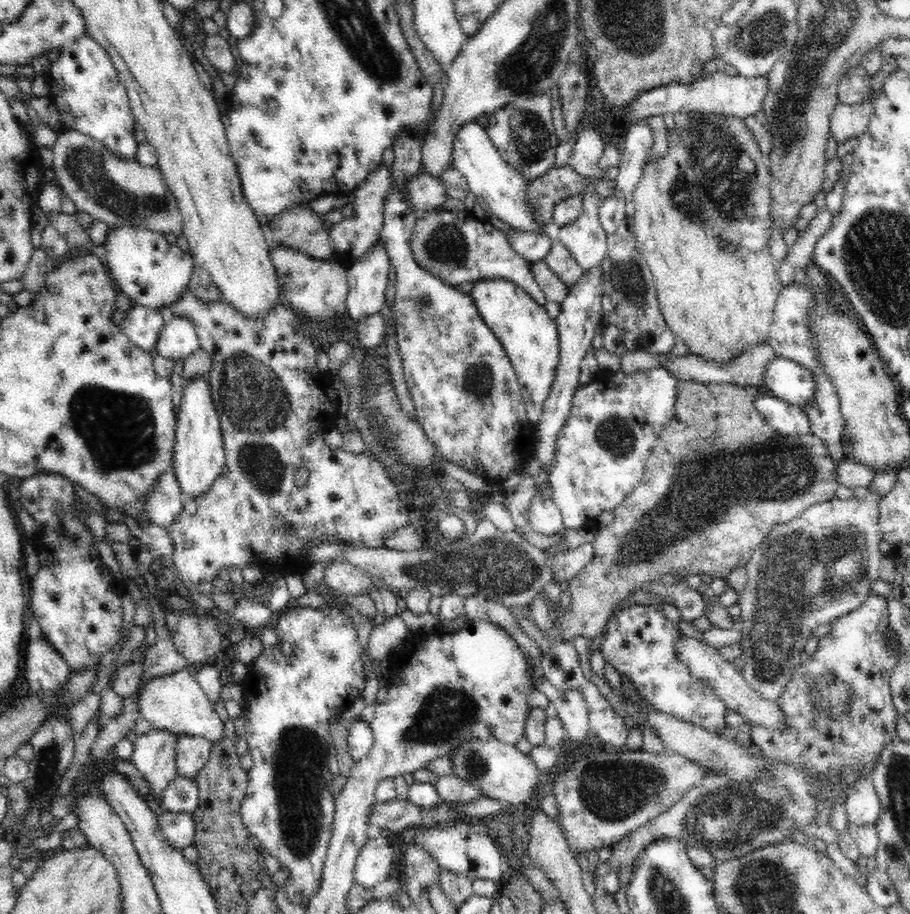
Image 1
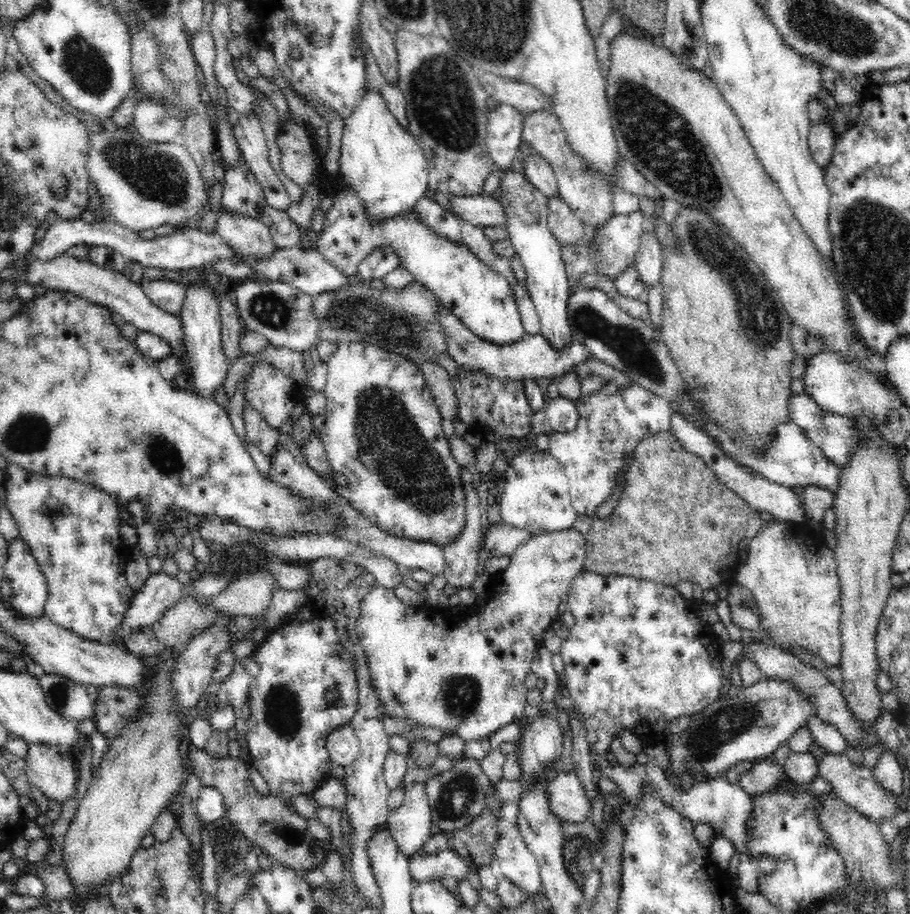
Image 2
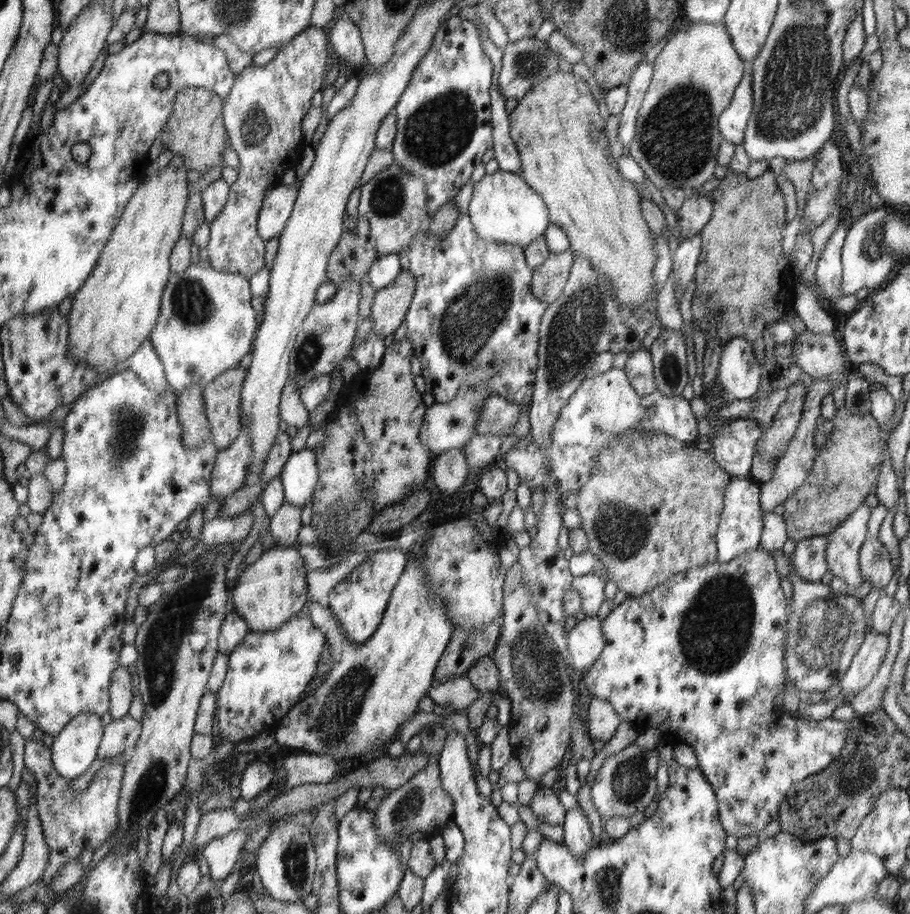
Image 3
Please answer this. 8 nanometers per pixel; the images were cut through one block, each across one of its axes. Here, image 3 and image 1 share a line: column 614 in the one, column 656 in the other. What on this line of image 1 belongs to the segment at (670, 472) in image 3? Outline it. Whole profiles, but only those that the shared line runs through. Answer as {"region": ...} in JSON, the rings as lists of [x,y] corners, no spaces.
{"region":[[[677,379],[678,398],[674,410],[674,418],[662,430],[656,446],[652,449],[652,454],[648,458],[645,465],[645,472],[639,485],[631,490],[631,493],[617,506],[614,510],[614,518],[605,527],[599,529],[592,542],[594,547],[594,558],[586,564],[570,580],[569,592],[571,594],[571,603],[565,612],[555,615],[554,624],[558,624],[557,628],[561,630],[561,636],[564,642],[572,642],[576,636],[584,636],[590,641],[604,630],[605,624],[614,612],[614,608],[624,600],[629,602],[636,591],[639,589],[648,589],[650,582],[660,582],[664,576],[681,574],[688,576],[690,574],[700,574],[704,572],[710,574],[712,578],[723,578],[727,580],[728,575],[736,567],[744,567],[748,559],[758,549],[758,546],[766,539],[766,536],[772,532],[774,526],[786,524],[800,516],[810,506],[814,506],[829,500],[835,496],[836,489],[840,484],[836,482],[836,462],[830,456],[816,456],[812,454],[808,448],[804,448],[798,440],[794,440],[794,436],[782,435],[774,431],[774,428],[762,418],[755,409],[755,398],[748,394],[745,387],[730,383],[710,383],[702,384],[694,381],[683,381]]]}

